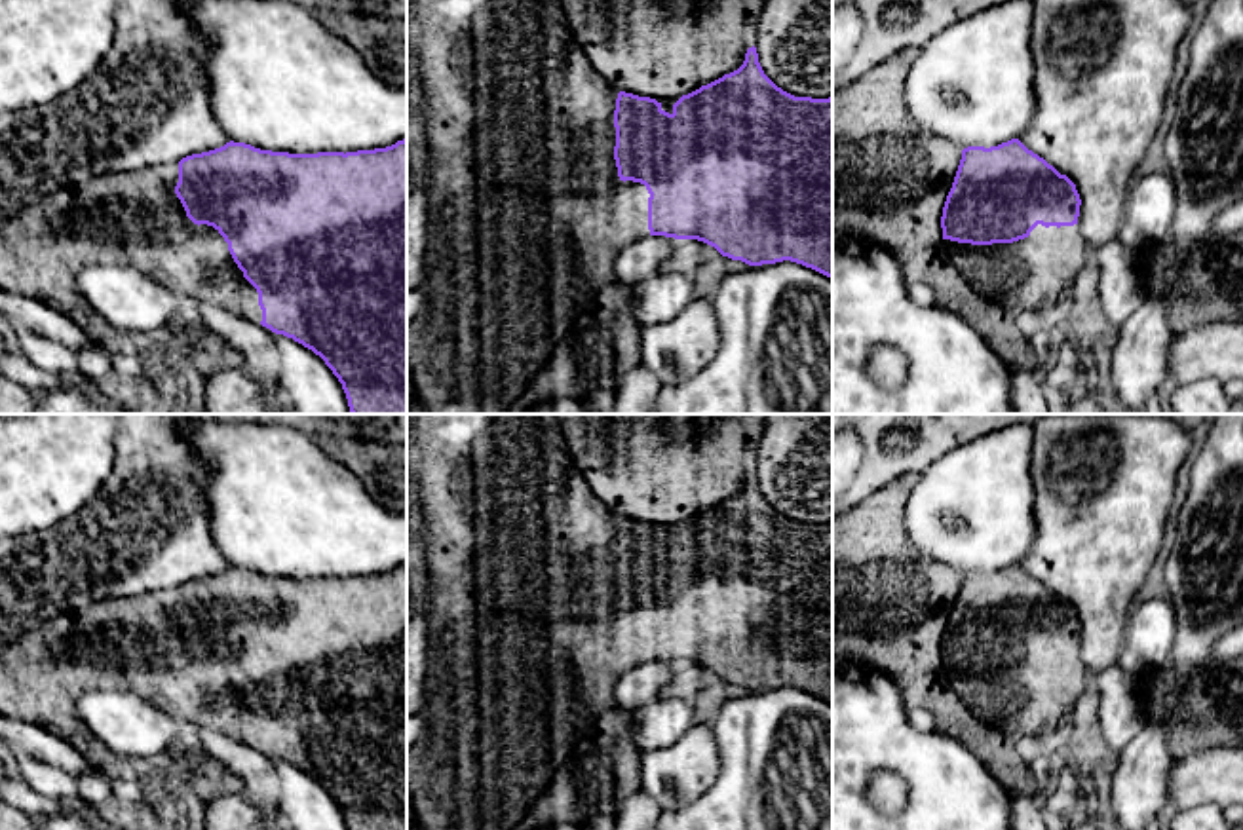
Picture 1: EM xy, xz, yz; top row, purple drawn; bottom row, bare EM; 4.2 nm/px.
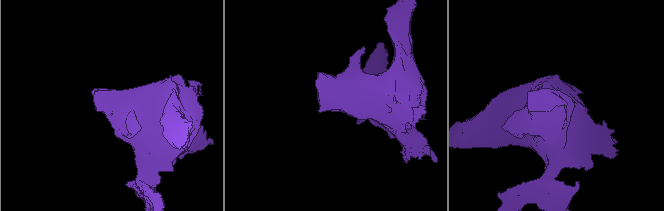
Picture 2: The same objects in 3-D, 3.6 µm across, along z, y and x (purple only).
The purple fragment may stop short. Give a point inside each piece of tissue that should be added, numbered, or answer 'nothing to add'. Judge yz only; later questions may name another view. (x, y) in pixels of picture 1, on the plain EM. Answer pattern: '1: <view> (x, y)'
1: yz (1031, 699)

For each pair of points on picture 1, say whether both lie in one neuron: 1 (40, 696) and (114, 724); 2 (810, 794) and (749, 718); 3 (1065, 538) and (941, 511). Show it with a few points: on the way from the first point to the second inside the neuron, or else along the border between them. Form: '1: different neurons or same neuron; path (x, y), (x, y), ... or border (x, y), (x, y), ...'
1: different neurons; border (86, 690), (78, 697), (76, 716), (103, 745)
2: same neuron; path (799, 775), (787, 756), (768, 737)
3: different neurons; border (1034, 487), (1034, 542), (1019, 565)

